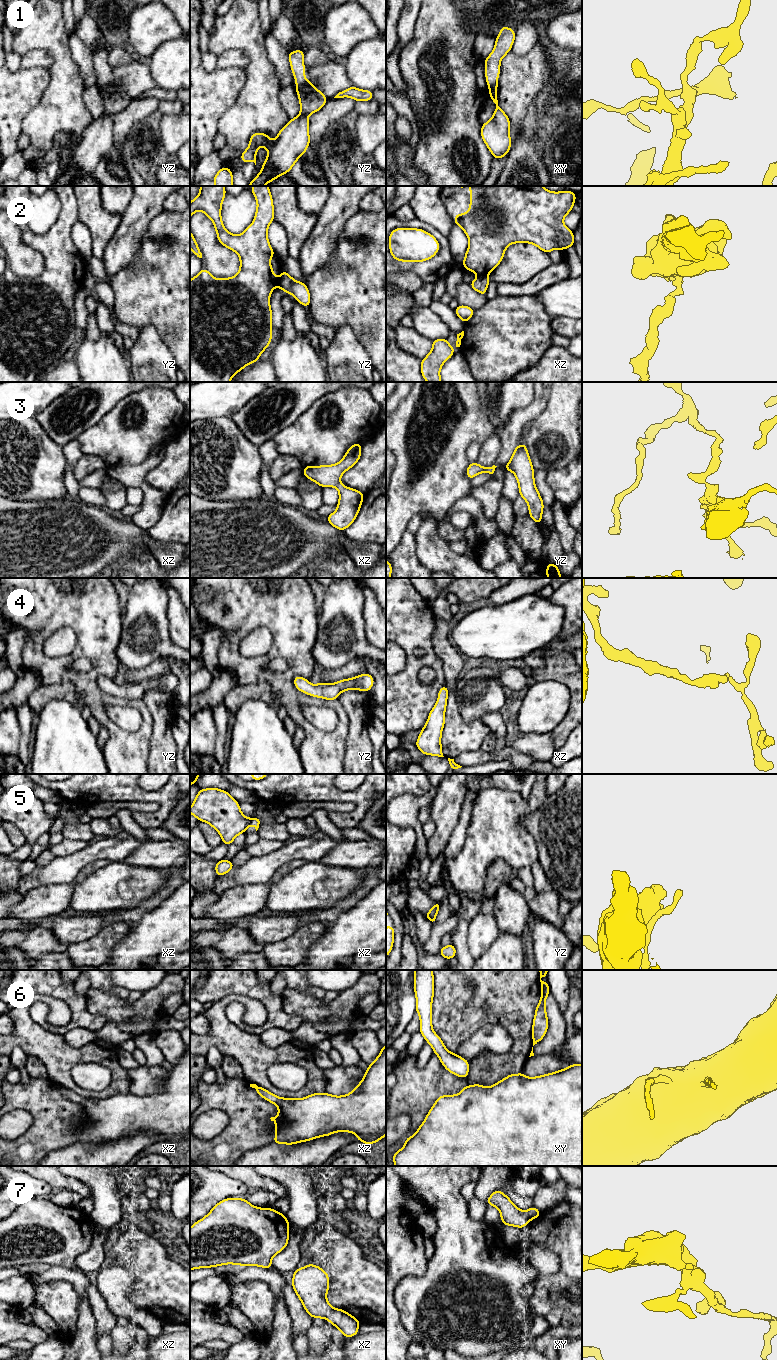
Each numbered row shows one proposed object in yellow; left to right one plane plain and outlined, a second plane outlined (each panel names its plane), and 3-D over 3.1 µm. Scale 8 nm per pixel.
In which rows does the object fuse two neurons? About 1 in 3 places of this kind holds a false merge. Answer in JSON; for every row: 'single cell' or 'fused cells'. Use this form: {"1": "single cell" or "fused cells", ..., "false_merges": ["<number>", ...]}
{"1": "fused cells", "2": "fused cells", "3": "single cell", "4": "single cell", "5": "fused cells", "6": "single cell", "7": "single cell", "false_merges": ["1", "2", "5"]}

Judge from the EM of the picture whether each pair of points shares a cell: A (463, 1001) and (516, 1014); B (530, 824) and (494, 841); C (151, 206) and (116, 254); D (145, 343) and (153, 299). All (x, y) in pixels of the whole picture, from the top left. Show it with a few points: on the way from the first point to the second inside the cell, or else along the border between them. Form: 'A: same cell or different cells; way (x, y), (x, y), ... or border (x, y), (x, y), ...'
A: same cell; way (476, 1001), (503, 1003)
B: different cells; border (538, 809), (518, 821), (537, 846)
C: same cell; way (141, 218), (132, 227), (125, 242)
D: different cells; border (139, 328), (145, 325), (152, 325), (164, 342)

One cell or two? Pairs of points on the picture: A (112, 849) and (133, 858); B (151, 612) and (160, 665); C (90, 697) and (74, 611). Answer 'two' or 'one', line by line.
A: two
B: two
C: one

